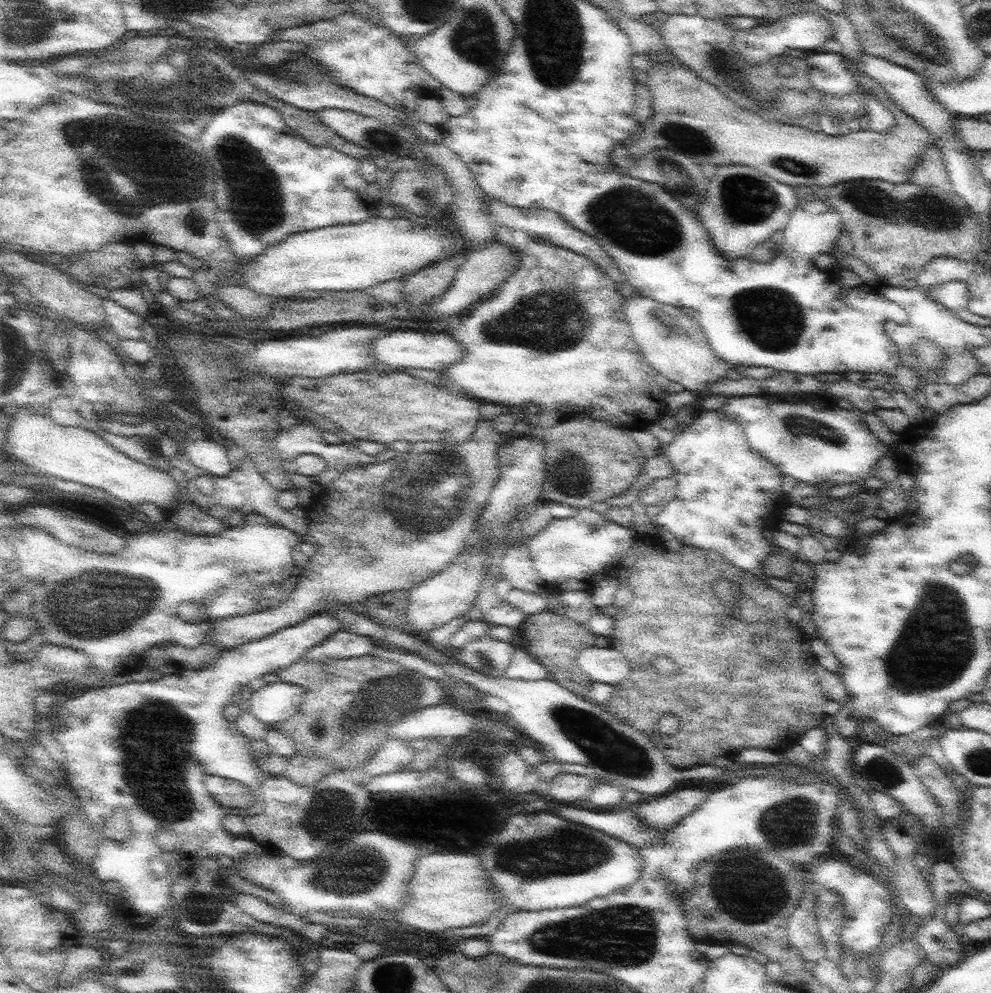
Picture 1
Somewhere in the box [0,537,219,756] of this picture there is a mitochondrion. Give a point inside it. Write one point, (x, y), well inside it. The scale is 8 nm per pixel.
(111, 602)

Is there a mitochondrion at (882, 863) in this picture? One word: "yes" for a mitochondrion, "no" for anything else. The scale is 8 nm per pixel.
no

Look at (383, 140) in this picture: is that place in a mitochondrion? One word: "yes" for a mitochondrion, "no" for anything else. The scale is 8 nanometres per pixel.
yes

